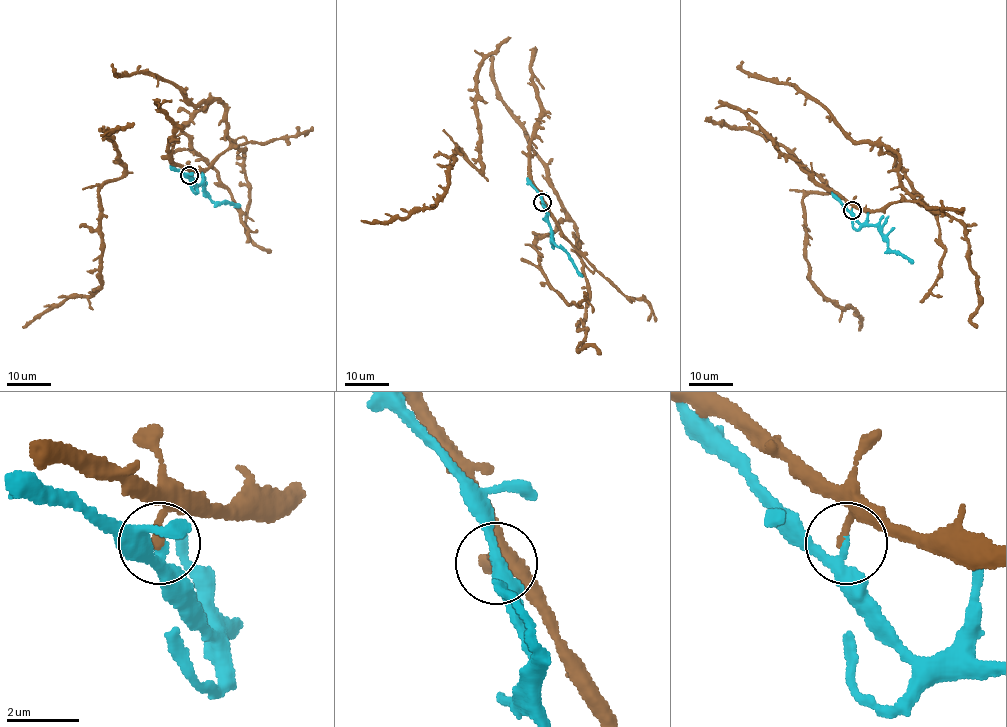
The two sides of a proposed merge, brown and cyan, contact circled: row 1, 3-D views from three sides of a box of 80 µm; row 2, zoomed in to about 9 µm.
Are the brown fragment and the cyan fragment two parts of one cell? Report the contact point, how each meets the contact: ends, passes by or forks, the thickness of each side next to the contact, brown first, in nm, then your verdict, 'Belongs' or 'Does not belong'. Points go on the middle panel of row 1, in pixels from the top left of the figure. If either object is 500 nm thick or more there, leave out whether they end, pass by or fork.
Place: (542, 202). At the ring brown ends. At the ring cyan passes by. Thickness 220 nm (brown) against 240 nm. Belongs

